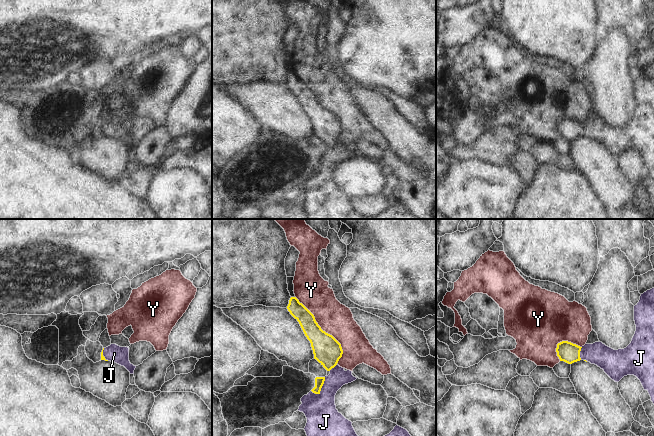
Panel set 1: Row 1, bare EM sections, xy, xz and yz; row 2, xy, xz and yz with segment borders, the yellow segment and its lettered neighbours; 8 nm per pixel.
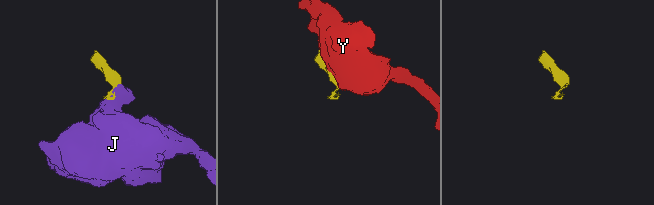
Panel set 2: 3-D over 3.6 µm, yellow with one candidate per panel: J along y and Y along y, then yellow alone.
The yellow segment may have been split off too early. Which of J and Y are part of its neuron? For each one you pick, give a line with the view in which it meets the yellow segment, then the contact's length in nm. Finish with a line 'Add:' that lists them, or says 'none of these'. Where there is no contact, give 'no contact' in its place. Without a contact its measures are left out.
J: xz | 170 nm
Add: J

